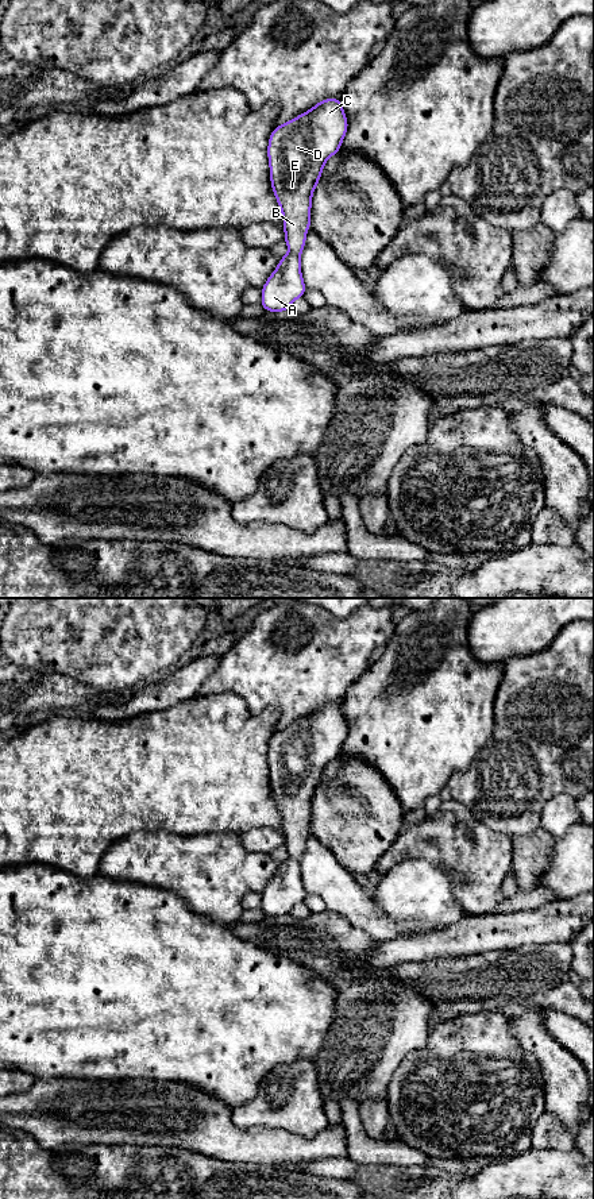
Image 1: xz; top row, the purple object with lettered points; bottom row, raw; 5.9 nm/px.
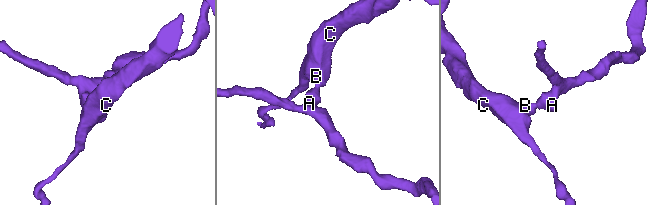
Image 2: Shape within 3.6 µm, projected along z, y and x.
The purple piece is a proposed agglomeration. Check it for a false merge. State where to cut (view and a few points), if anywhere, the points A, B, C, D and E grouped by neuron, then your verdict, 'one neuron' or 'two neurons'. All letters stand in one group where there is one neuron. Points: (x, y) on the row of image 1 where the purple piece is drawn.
no cut | A B C D E | one neuron

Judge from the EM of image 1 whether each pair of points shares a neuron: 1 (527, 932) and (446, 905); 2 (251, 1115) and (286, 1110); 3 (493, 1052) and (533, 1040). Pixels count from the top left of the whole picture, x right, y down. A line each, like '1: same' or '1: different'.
1: different
2: same
3: different

